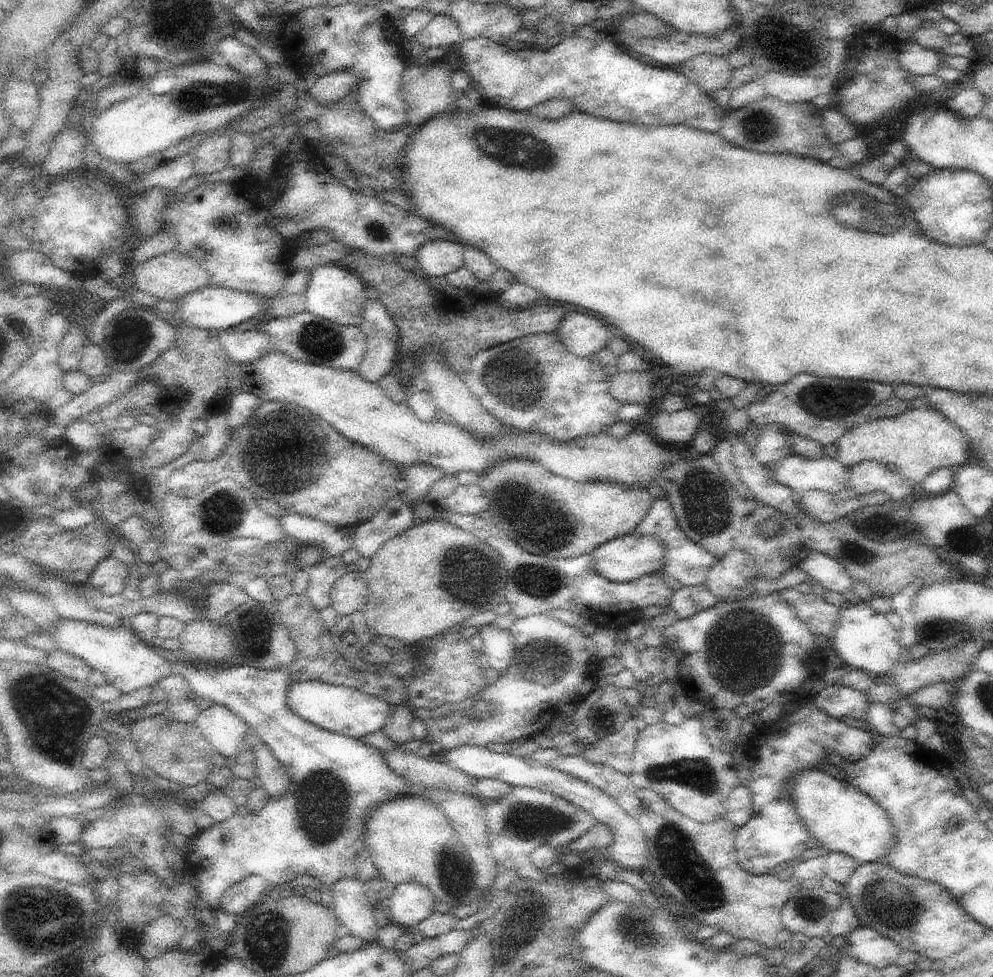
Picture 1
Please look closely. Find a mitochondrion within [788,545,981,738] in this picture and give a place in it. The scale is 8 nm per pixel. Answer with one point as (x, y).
(938, 628)

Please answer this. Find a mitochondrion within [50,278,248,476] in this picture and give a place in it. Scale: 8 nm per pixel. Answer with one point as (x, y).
(130, 336)

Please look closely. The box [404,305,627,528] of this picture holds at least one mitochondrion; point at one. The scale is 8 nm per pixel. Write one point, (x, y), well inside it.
(513, 378)

